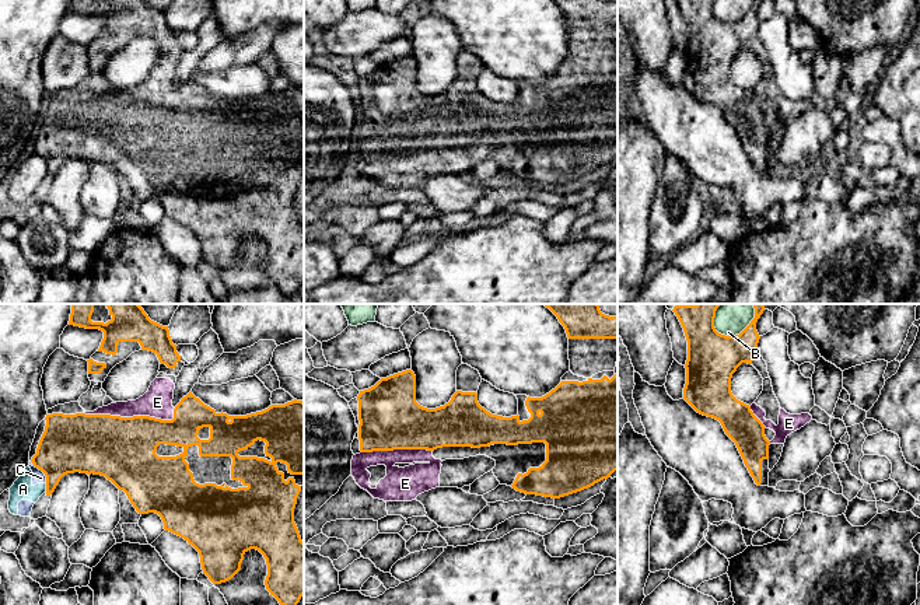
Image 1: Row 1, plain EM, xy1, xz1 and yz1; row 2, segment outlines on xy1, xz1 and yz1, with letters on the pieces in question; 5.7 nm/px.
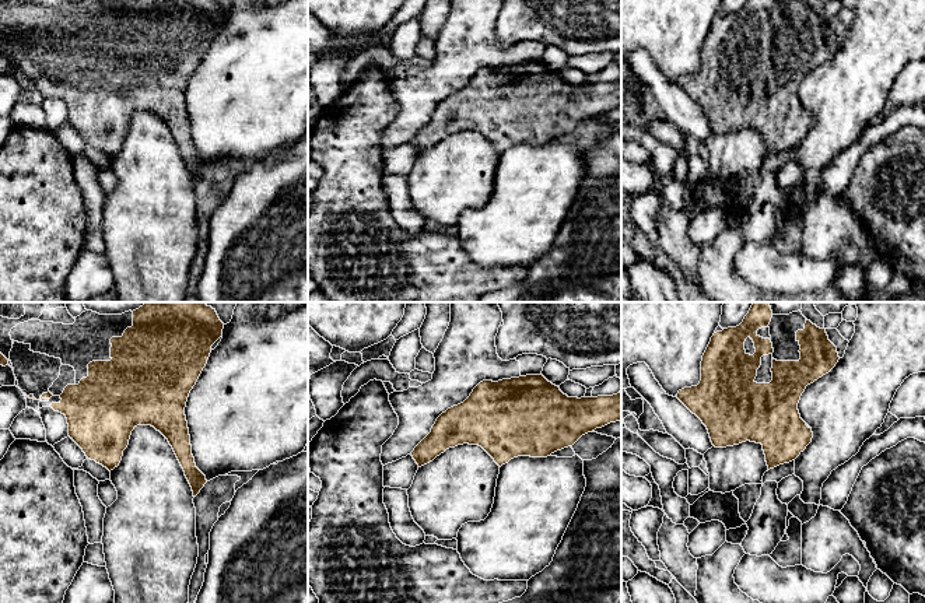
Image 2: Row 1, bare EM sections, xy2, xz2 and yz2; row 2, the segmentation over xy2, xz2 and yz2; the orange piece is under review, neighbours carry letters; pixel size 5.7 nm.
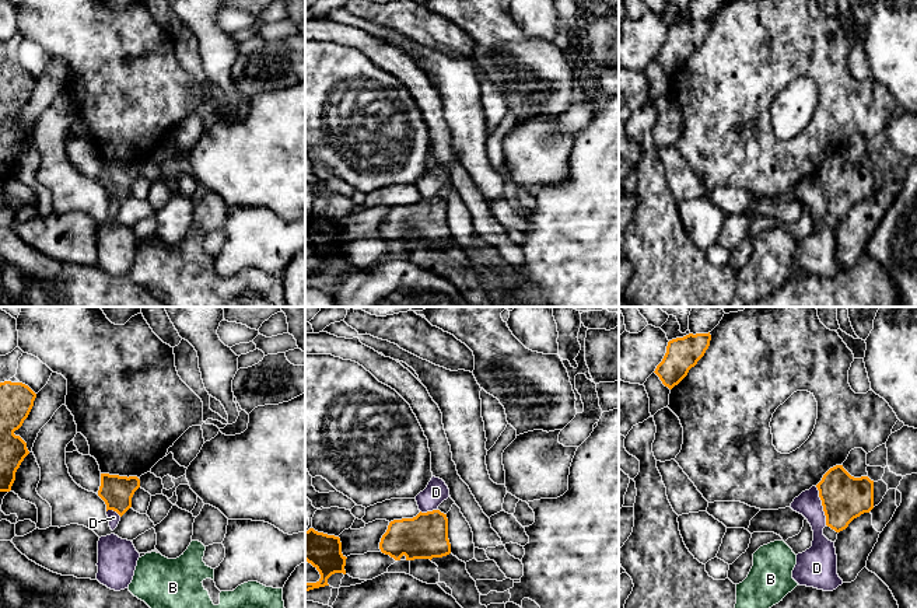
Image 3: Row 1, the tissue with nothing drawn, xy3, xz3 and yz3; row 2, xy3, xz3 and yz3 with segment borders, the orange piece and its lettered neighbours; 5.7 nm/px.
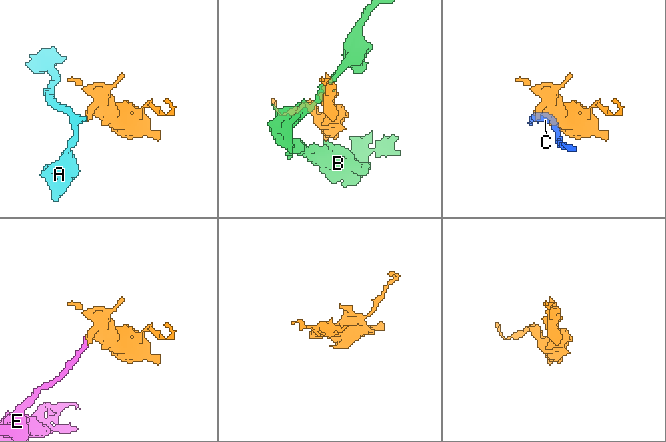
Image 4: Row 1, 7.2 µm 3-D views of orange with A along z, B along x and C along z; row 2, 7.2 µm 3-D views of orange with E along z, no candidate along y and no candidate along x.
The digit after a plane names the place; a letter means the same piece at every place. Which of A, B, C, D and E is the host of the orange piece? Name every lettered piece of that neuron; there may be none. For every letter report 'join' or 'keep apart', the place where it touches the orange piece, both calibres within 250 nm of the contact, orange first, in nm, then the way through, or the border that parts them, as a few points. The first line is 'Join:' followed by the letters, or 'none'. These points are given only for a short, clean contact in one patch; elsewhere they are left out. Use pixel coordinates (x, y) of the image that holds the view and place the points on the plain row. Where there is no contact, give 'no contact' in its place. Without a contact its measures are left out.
Join: E
A: keep apart; contact xy1 (46, 174); calibres 300 and 120 nm; border xy1 (45, 170), (46, 177)
B: keep apart; contact yz1 (735, 21); calibres 280 and 130 nm
C: keep apart; contact xy1 (44, 158); calibres 340 and 80 nm; border xy1 (34, 151), (44, 160), (46, 168)
D: keep apart; contact yz3 (822, 191); calibres 260 and 150 nm; border yz3 (815, 173), (826, 210)
E: join; contact xy1 (133, 102); calibres 360 and 180 nm

